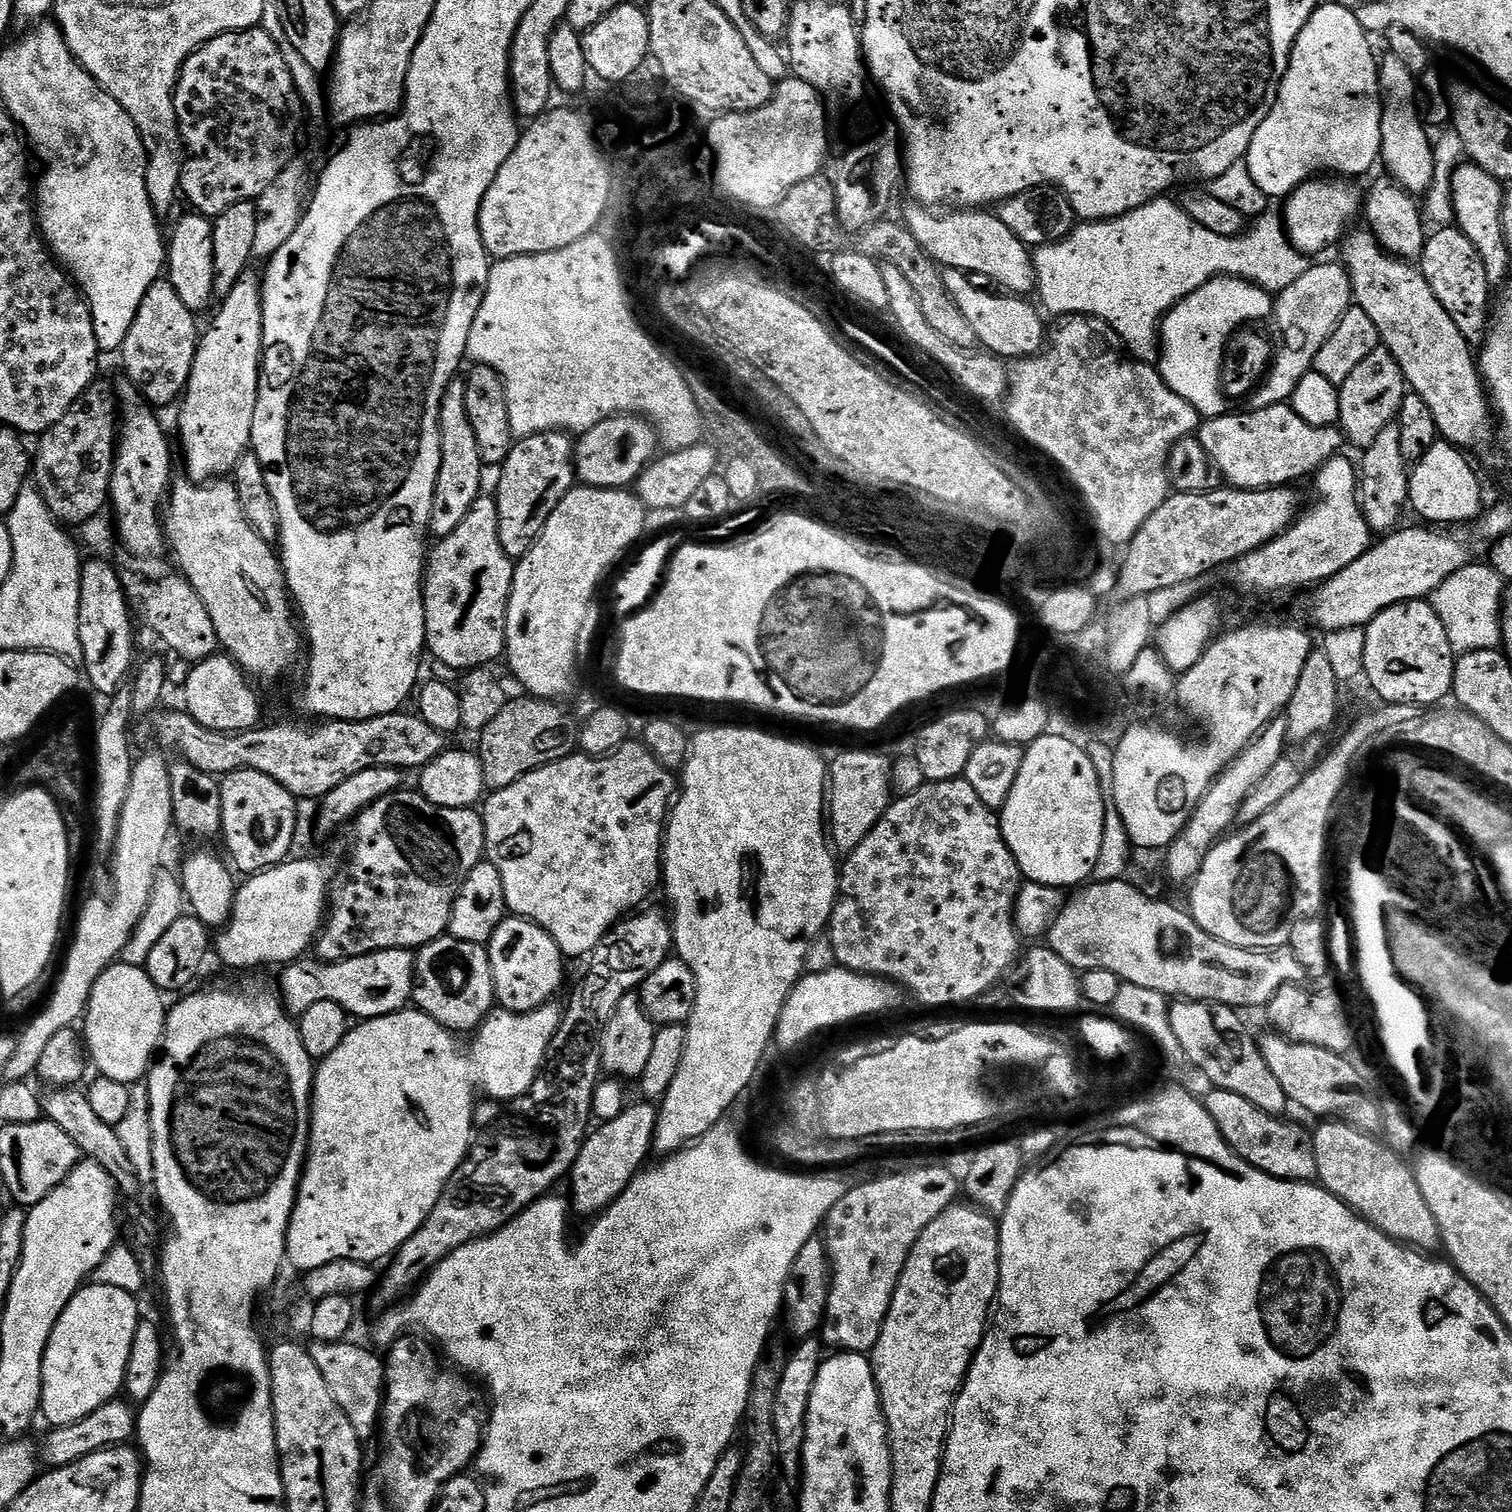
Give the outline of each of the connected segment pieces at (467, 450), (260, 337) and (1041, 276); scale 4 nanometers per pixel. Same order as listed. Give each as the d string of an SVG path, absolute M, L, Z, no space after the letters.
M453 378L444 391L440 403L440 441L444 460L440 464L428 523L431 535L434 534L433 537L436 538L454 534L455 528L462 523L462 518L470 514L470 506L474 506L474 502L482 495L480 483L484 480L486 465L478 454L478 442L474 438L470 418L466 416L466 390L463 379Z
M249 270L234 282L234 290L219 301L220 309L212 320L212 328L203 329L199 337L194 366L188 386L184 389L180 408L180 444L184 447L184 468L193 484L207 484L235 473L236 463L249 451L252 443L254 410L260 389L260 365L264 346L264 315L262 314L261 277Z
M1154 199L1113 220L1077 223L1070 235L1035 249L1035 291L1040 292L1043 311L1053 312L1056 318L1090 316L1101 325L1109 324L1128 347L1129 357L1152 362L1158 356L1164 316L1198 286L1215 276L1238 276L1278 294L1310 267L1309 257L1288 241L1275 211L1255 217L1238 236L1223 236L1198 226L1175 199L1168 199Z

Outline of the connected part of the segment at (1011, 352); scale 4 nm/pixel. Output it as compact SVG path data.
M944 268L940 277L946 284L950 298L954 298L954 302L958 304L958 310L962 310L966 322L970 322L970 327L973 328L981 349L1008 362L1015 362L1026 356L1035 356L1043 349L1046 343L1046 323L1044 324L1043 320L1045 317L1038 311L1035 303L1034 305L1027 304L1024 301L1027 299L1016 294L995 296L994 293L987 292L986 289L979 288L976 284L971 284L971 282L976 282L970 279L969 273L957 268Z

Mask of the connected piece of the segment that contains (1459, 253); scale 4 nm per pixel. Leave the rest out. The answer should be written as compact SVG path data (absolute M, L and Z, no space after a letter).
M1455 226L1437 227L1427 237L1418 267L1423 272L1426 282L1430 282L1430 290L1434 290L1438 302L1442 302L1446 314L1454 318L1454 326L1462 330L1469 344L1479 345L1490 323L1490 285L1486 278L1486 266L1482 266L1482 258L1478 258L1474 242L1470 242L1470 238L1466 238L1466 234L1462 234Z

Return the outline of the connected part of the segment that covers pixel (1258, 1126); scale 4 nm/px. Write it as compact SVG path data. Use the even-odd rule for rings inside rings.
M1213 1087L1212 1092L1202 1096L1204 1109L1210 1114L1210 1118L1220 1131L1220 1137L1232 1147L1237 1156L1241 1156L1250 1166L1254 1166L1265 1176L1272 1176L1277 1182L1312 1182L1316 1180L1316 1159L1314 1158L1314 1142L1312 1132L1304 1129L1302 1125L1295 1124L1289 1118L1271 1116L1258 1106L1246 1102L1242 1094L1234 1094L1225 1088Z

